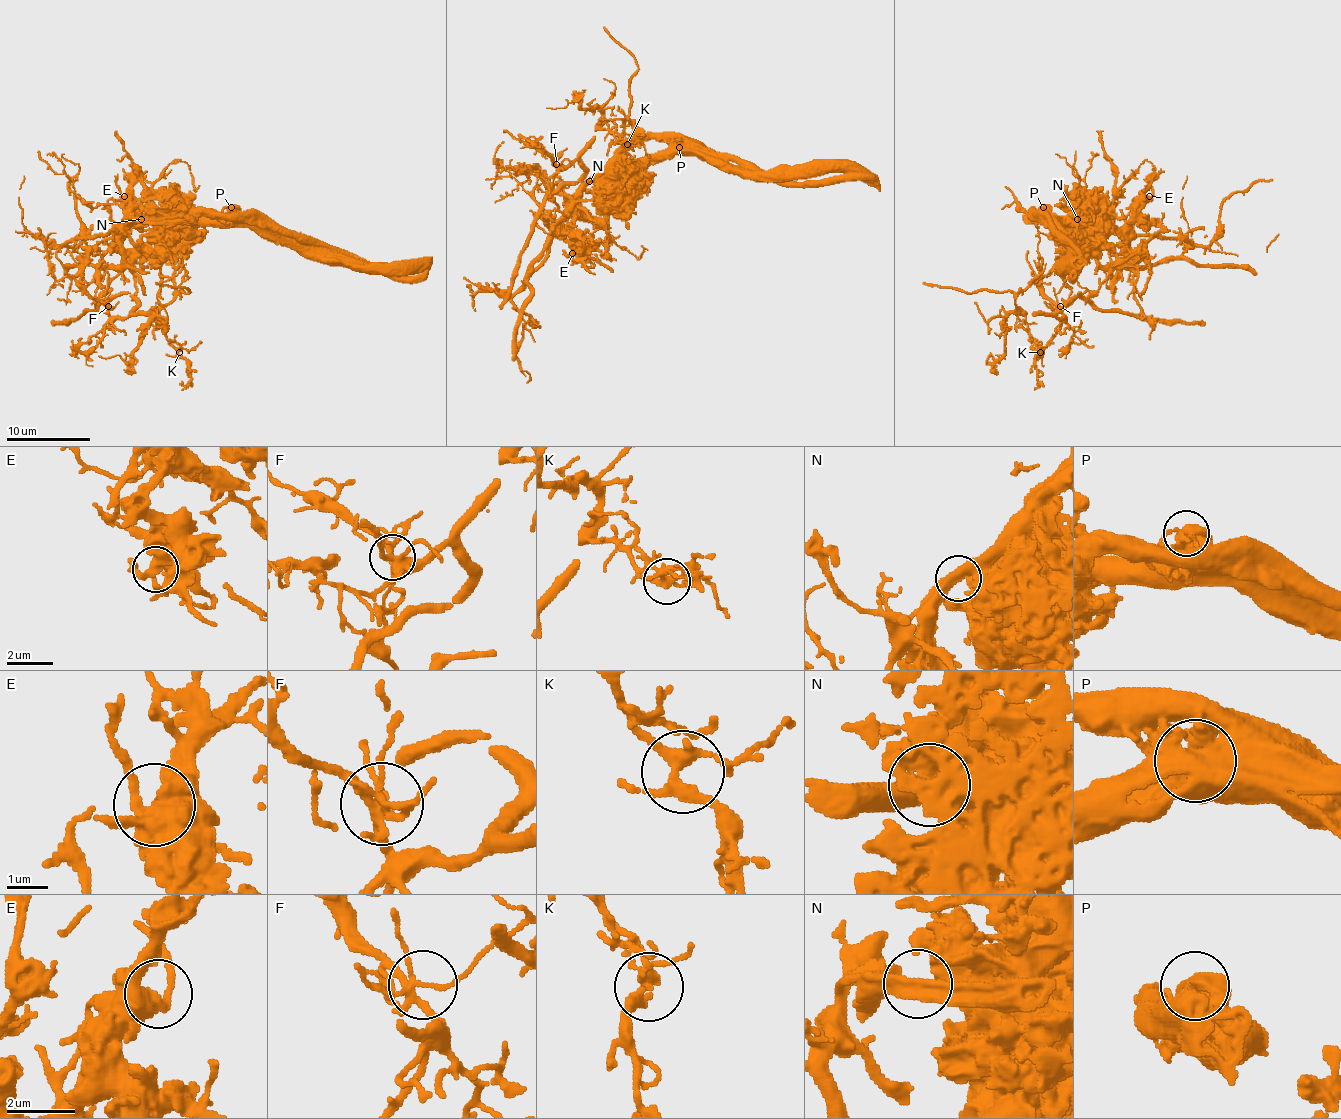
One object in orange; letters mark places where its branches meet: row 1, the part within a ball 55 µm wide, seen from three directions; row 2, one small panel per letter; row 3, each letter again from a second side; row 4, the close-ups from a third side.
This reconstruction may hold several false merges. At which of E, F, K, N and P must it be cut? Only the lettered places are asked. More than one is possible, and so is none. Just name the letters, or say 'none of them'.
F, N, P

